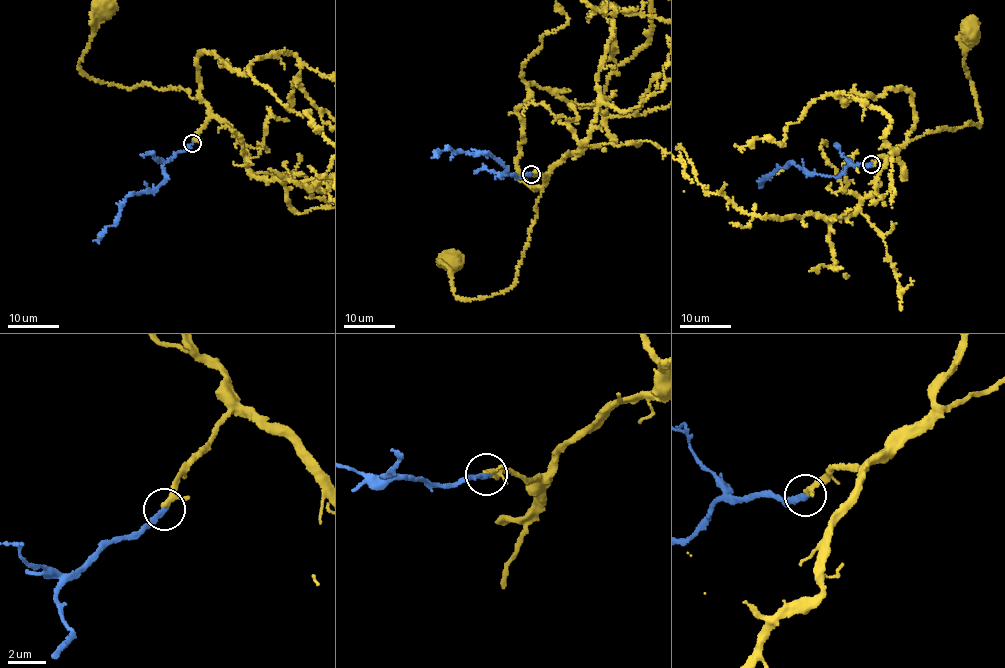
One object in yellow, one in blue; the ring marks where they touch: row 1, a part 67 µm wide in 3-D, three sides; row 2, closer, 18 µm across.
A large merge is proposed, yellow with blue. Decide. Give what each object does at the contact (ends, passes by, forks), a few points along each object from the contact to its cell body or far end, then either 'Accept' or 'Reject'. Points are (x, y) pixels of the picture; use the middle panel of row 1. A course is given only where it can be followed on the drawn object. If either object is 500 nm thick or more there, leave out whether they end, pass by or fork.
At the ring yellow passes by. At the ring blue ends. Course of yellow: (531, 173), (545, 180), (511, 286), (478, 299), (460, 298), (444, 264), (449, 260). Course of blue: (531, 174), (516, 177), (503, 174), (506, 169), (488, 154), (481, 152), (455, 153), (447, 148), (431, 157). Accept

